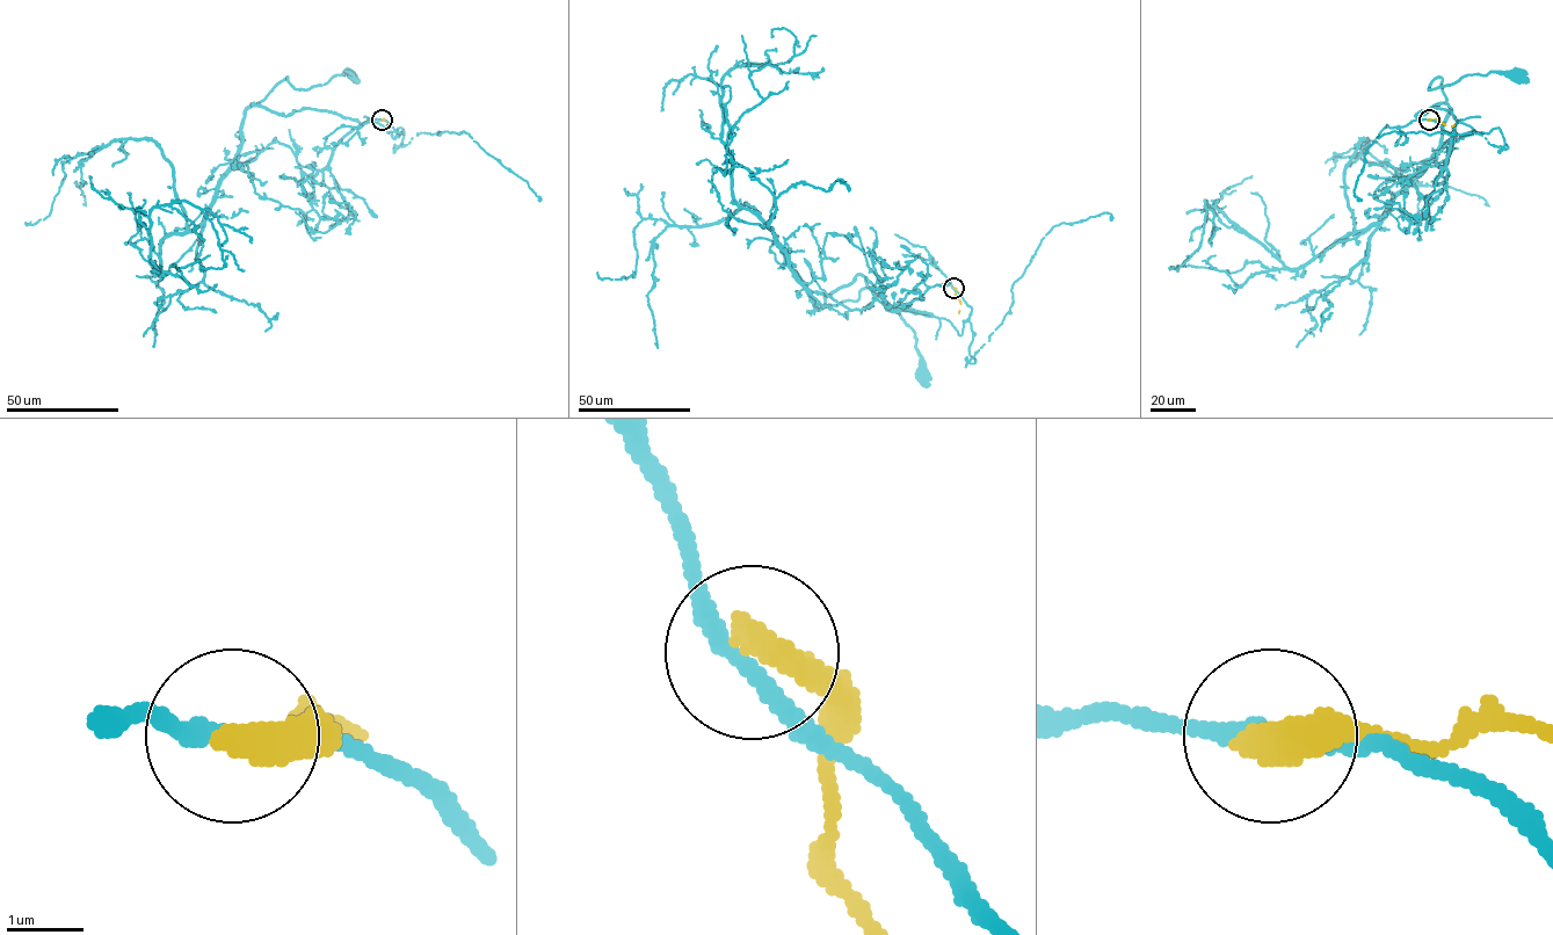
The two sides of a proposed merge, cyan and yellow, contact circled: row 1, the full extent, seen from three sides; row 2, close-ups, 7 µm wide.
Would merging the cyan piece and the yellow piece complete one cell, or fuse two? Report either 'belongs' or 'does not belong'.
does not belong

